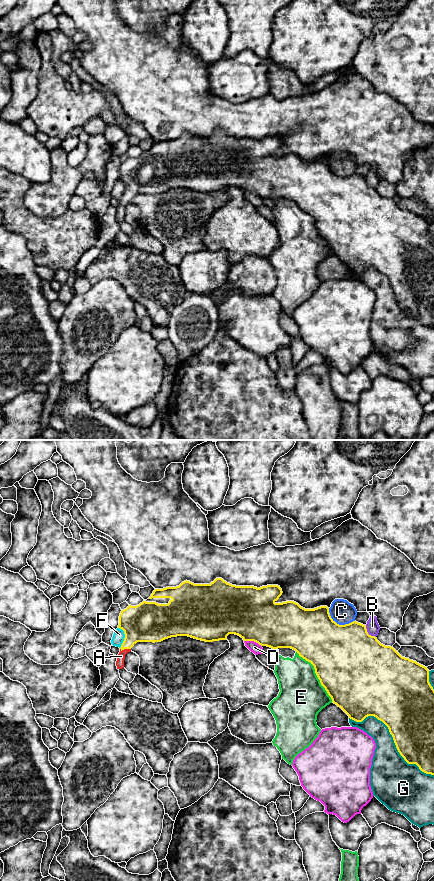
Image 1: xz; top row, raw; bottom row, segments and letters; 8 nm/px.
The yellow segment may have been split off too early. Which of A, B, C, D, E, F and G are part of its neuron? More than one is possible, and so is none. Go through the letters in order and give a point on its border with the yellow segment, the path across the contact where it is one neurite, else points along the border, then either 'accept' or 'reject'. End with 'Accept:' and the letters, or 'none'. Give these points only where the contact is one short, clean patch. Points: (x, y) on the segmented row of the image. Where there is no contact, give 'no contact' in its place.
A: meets yellow in xz at (125, 648); runs through xz (143, 623), (134, 632), (125, 648), (121, 656); accept
B: meets yellow in xz at (367, 633); border along xz (365, 625), (366, 631), (375, 637); reject
C: meets yellow in xz at (338, 624); reject
D: meets yellow in xz at (253, 640); reject
E: meets yellow in xz at (316, 674); reject
F: meets yellow in xz at (125, 637); reject
G: meets yellow in xz at (393, 739); reject
Accept: A

